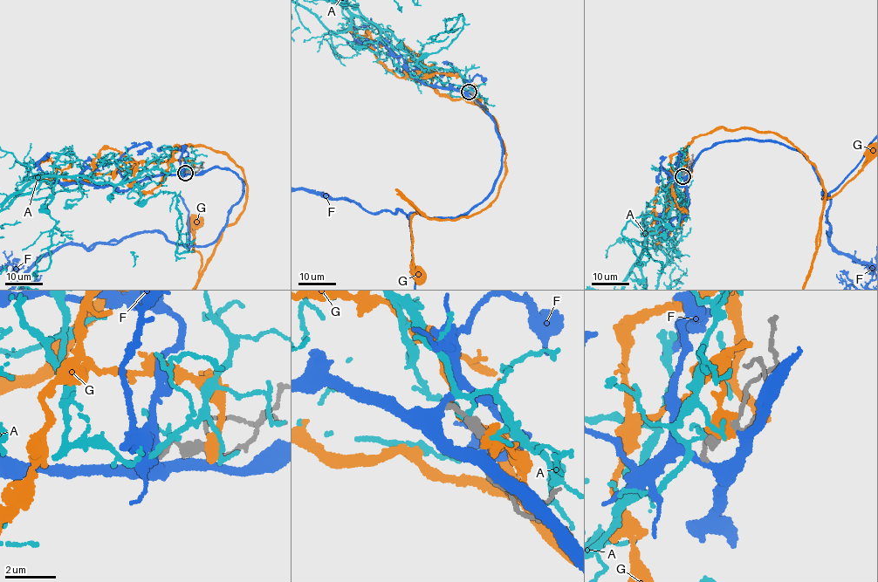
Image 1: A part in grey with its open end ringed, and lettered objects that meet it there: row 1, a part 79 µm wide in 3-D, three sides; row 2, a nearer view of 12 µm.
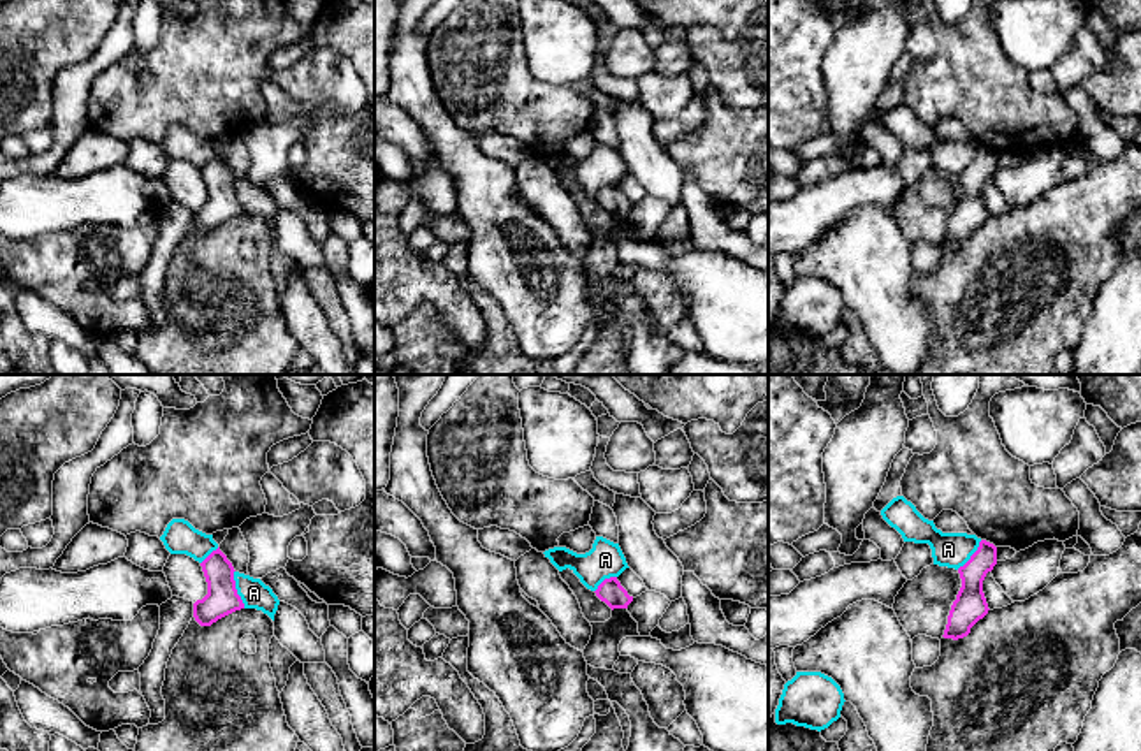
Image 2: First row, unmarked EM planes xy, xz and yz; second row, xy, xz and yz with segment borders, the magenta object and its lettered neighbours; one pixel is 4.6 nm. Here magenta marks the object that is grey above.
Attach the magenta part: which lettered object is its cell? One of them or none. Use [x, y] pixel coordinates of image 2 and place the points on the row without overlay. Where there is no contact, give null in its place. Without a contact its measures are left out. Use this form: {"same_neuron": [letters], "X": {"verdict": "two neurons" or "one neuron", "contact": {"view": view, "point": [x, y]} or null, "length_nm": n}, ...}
{"same_neuron": [], "A": {"verdict": "two neurons", "contact": {"view": "xy", "point": [236, 196]}, "length_nm": 180}, "F": {"verdict": "two neurons", "contact": null}, "G": {"verdict": "two neurons", "contact": null}}

